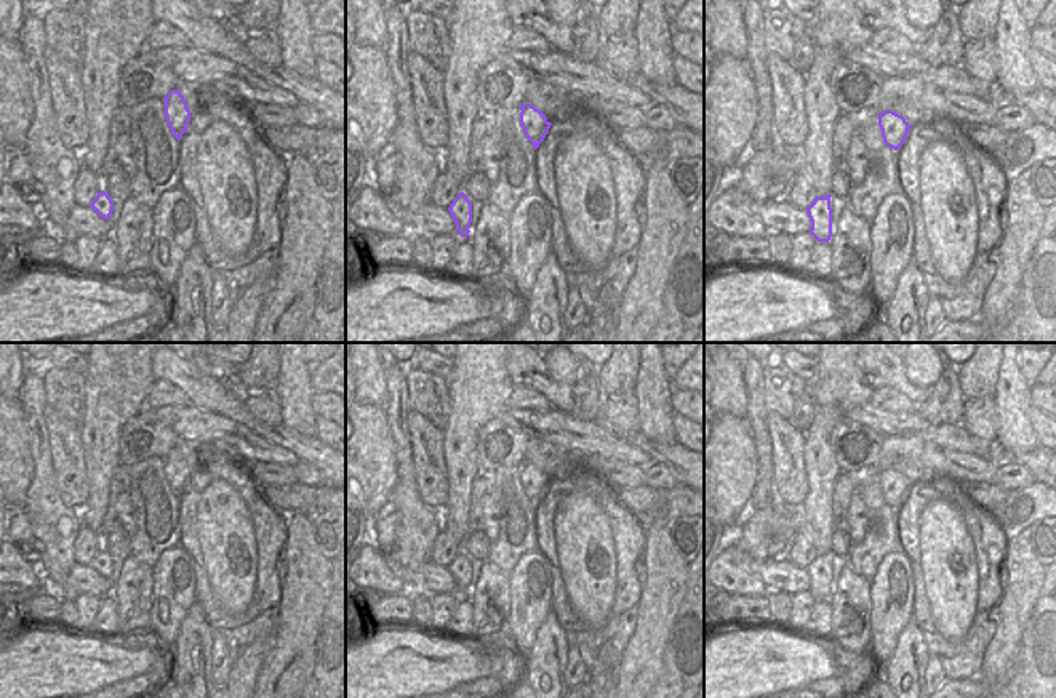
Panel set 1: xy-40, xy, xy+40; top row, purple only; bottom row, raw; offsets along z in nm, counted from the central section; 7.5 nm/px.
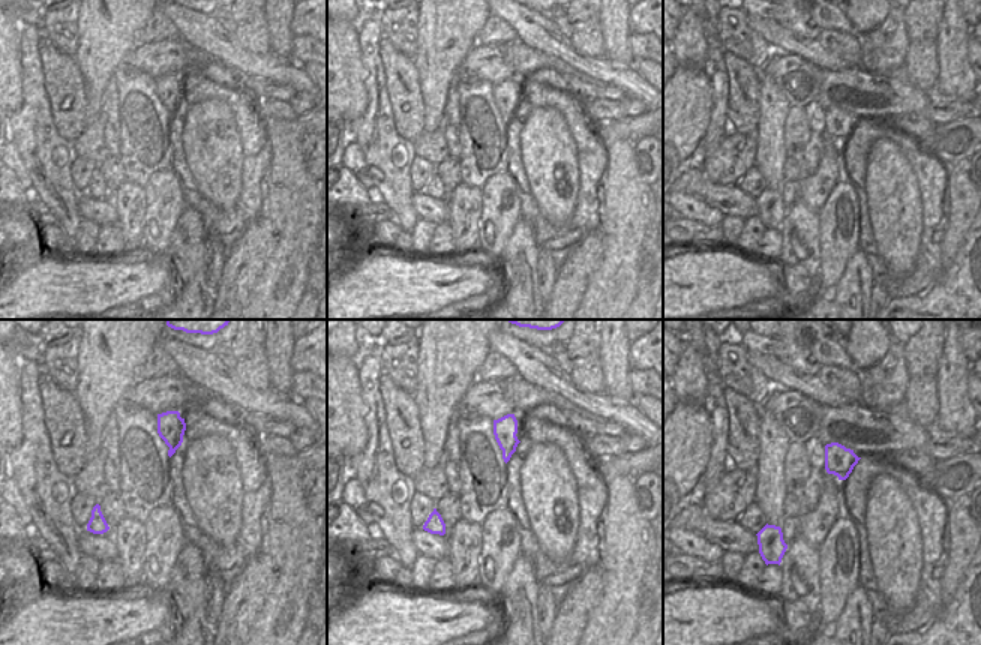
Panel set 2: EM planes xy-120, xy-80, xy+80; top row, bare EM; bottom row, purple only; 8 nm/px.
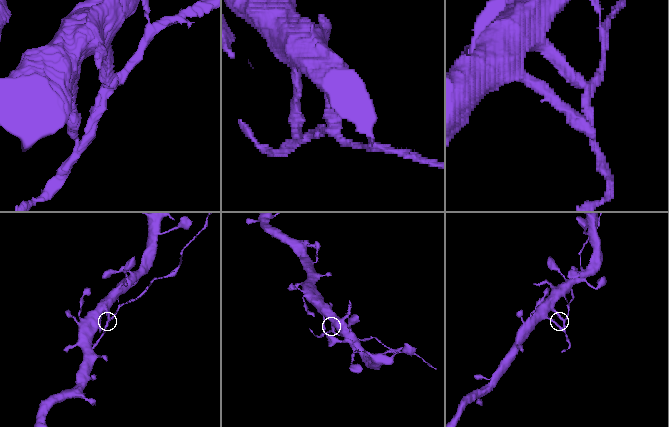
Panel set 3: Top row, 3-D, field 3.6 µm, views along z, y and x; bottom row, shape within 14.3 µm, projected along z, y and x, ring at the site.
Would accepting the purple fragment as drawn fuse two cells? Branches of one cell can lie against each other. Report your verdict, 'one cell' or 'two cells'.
two cells

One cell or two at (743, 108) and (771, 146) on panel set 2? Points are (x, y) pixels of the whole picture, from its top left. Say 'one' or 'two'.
two

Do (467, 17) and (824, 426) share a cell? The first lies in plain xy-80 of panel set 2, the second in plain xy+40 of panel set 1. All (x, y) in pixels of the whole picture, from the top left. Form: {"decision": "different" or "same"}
{"decision": "same"}

